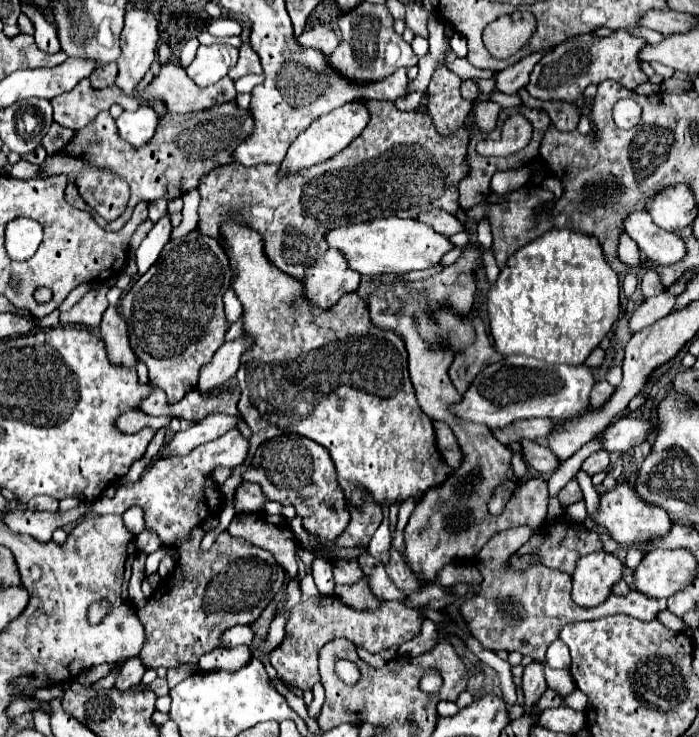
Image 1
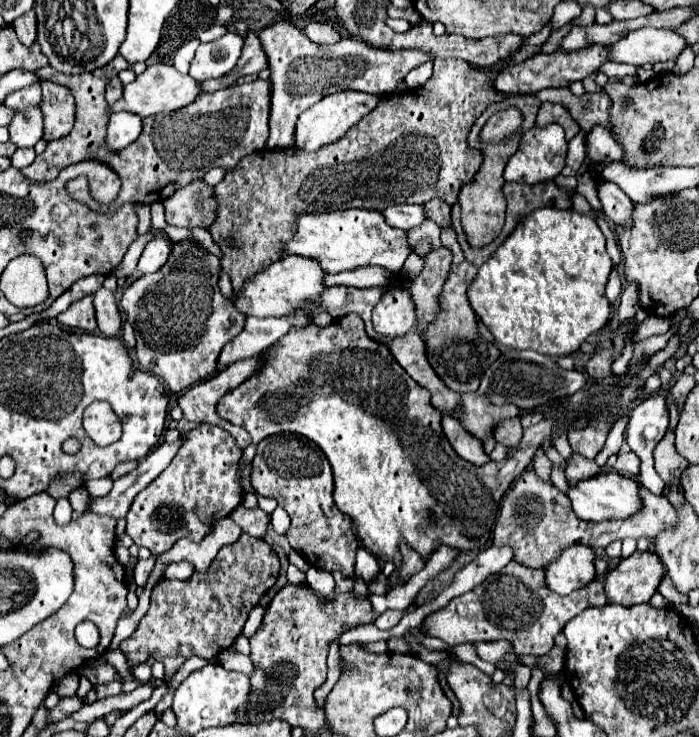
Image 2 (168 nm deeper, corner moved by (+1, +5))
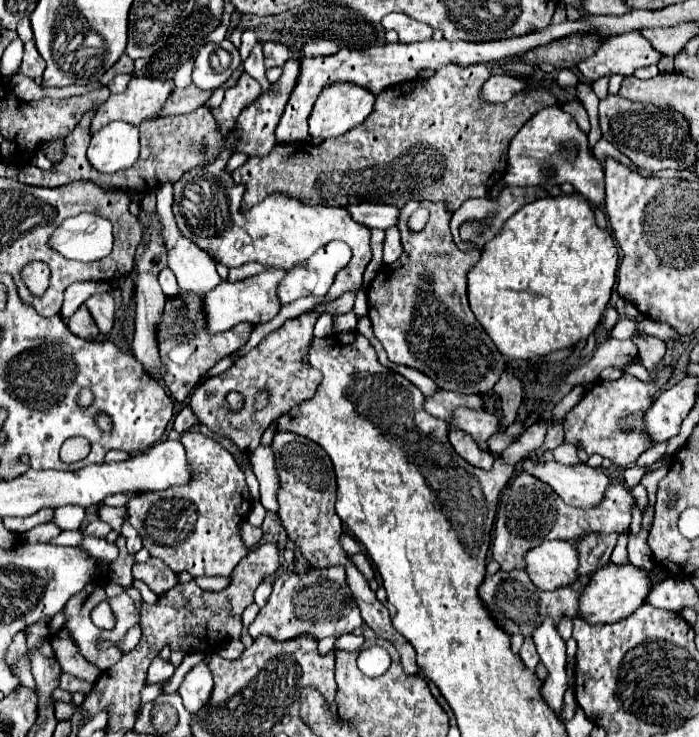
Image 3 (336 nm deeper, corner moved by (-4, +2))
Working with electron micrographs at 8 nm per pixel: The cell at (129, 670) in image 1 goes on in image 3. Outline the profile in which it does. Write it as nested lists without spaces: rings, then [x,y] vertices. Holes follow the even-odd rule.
[[[62,628],[60,632],[54,634],[52,638],[52,648],[54,648],[54,654],[56,654],[56,660],[62,668],[62,672],[68,672],[80,680],[88,680],[88,682],[94,682],[100,672],[96,666],[92,666],[88,660],[84,660],[80,654],[78,654],[78,646],[74,644],[72,636],[66,632],[66,628]]]

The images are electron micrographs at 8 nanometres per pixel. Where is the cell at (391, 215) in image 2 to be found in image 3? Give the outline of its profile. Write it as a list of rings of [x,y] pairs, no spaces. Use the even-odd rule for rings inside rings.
[[[358,202],[358,204],[346,204],[346,210],[354,222],[364,224],[368,228],[386,230],[394,226],[398,220],[398,208],[390,208],[390,204]]]

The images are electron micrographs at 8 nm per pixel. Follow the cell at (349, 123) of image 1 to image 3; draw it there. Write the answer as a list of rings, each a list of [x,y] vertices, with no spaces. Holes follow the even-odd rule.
[[[334,82],[330,86],[326,86],[312,110],[312,118],[310,118],[310,136],[316,138],[330,138],[330,136],[342,136],[346,134],[350,128],[362,124],[368,114],[374,108],[374,94],[368,92],[366,88],[360,88],[358,84],[352,82]]]

